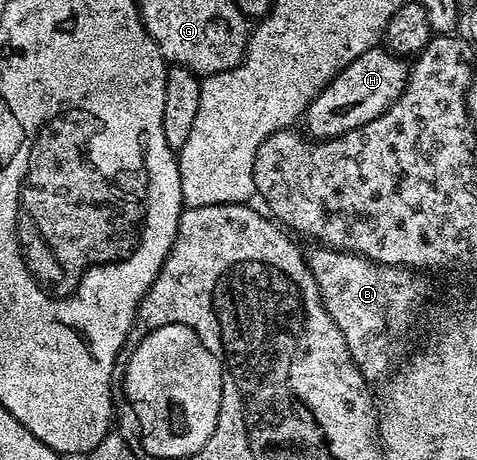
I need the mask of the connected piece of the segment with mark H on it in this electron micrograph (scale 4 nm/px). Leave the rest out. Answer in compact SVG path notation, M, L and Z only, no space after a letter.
M382 46L360 54L356 62L340 70L333 82L311 102L304 117L305 131L319 140L331 140L333 136L356 130L372 122L372 118L384 114L384 110L388 110L388 106L400 98L410 78L411 65L401 59L405 60Z

